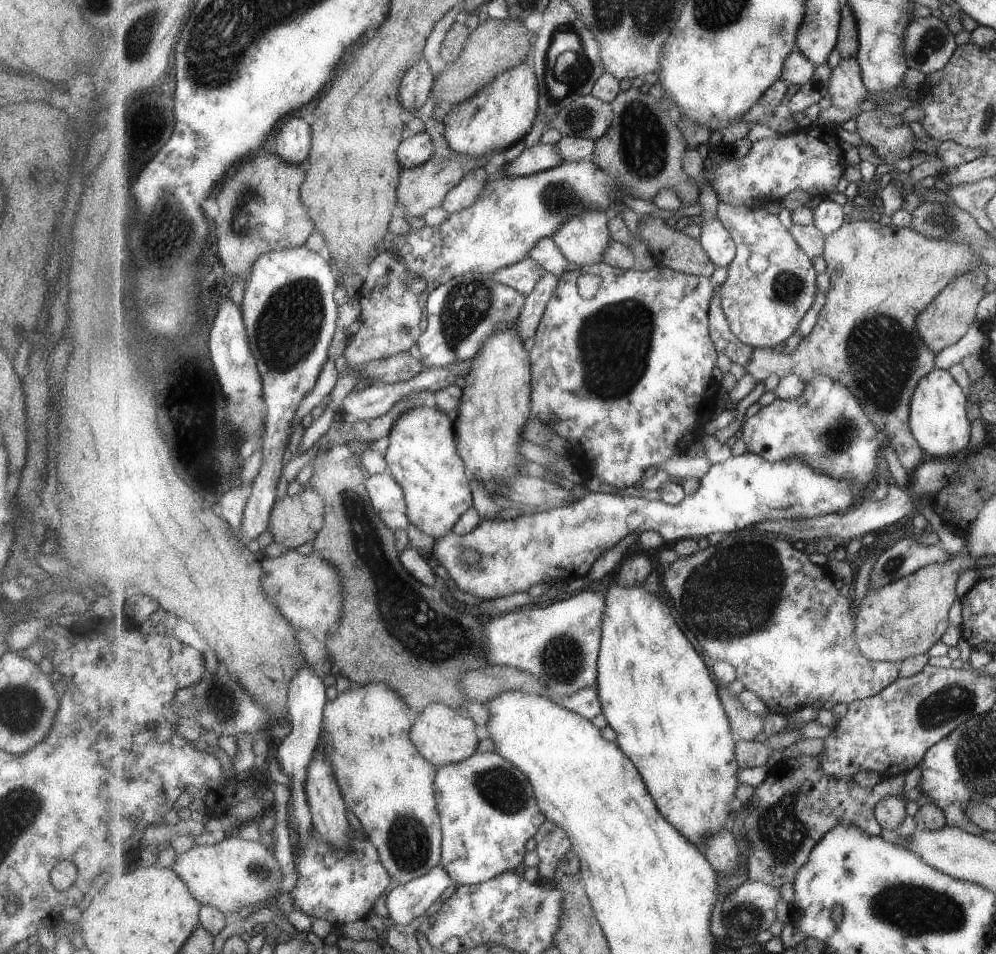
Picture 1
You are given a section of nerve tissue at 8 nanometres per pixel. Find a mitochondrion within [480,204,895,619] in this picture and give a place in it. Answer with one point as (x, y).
(617, 338)

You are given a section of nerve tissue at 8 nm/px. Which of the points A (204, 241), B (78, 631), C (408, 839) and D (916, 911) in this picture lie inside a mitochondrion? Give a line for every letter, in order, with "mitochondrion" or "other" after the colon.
A: other
B: other
C: mitochondrion
D: mitochondrion

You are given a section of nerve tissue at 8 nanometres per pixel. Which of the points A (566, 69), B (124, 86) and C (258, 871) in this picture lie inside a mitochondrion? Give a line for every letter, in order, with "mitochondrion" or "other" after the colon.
A: mitochondrion
B: other
C: mitochondrion

